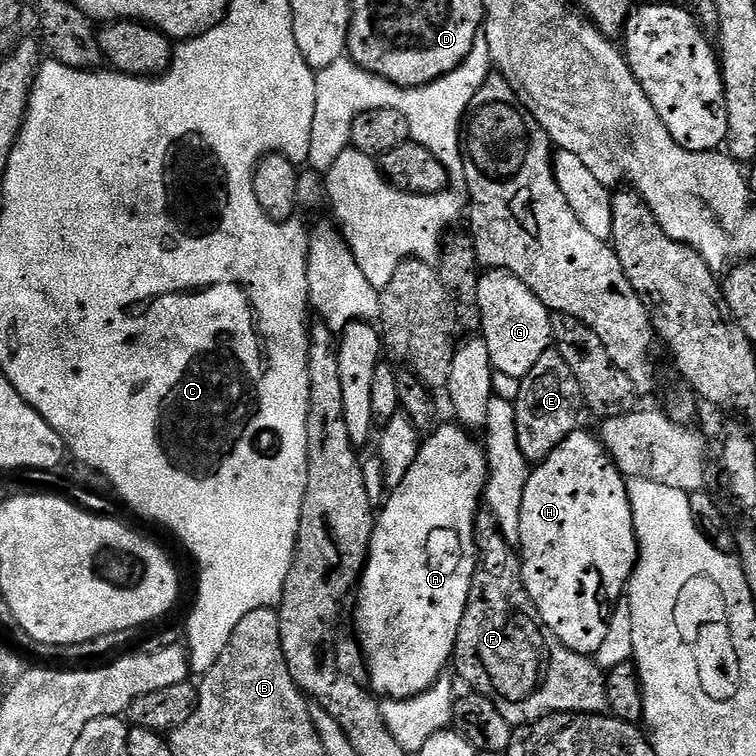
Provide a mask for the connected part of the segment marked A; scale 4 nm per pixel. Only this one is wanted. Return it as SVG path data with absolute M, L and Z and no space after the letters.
M441 423L421 443L420 453L408 475L401 485L391 489L392 497L381 512L379 509L368 564L354 600L354 632L364 657L366 680L380 698L408 700L425 692L445 675L444 667L447 664L449 667L453 659L458 630L478 571L476 518L488 486L488 454L485 445L481 441L479 444L468 428L451 423Z

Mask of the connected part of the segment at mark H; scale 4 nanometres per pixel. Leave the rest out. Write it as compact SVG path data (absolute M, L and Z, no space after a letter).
M583 430L570 433L549 456L539 461L529 471L526 494L523 495L522 500L522 514L520 515L518 555L524 569L524 585L538 610L538 614L544 619L544 625L570 650L591 657L606 639L610 617L614 612L613 606L618 605L625 595L628 582L632 578L632 571L635 570L636 562L640 558L640 543L636 541L635 518L632 513L631 500L628 497L628 480L621 472L620 467L612 460L612 456L604 447L604 441L599 435L593 434L591 436L590 433L583 432Z

